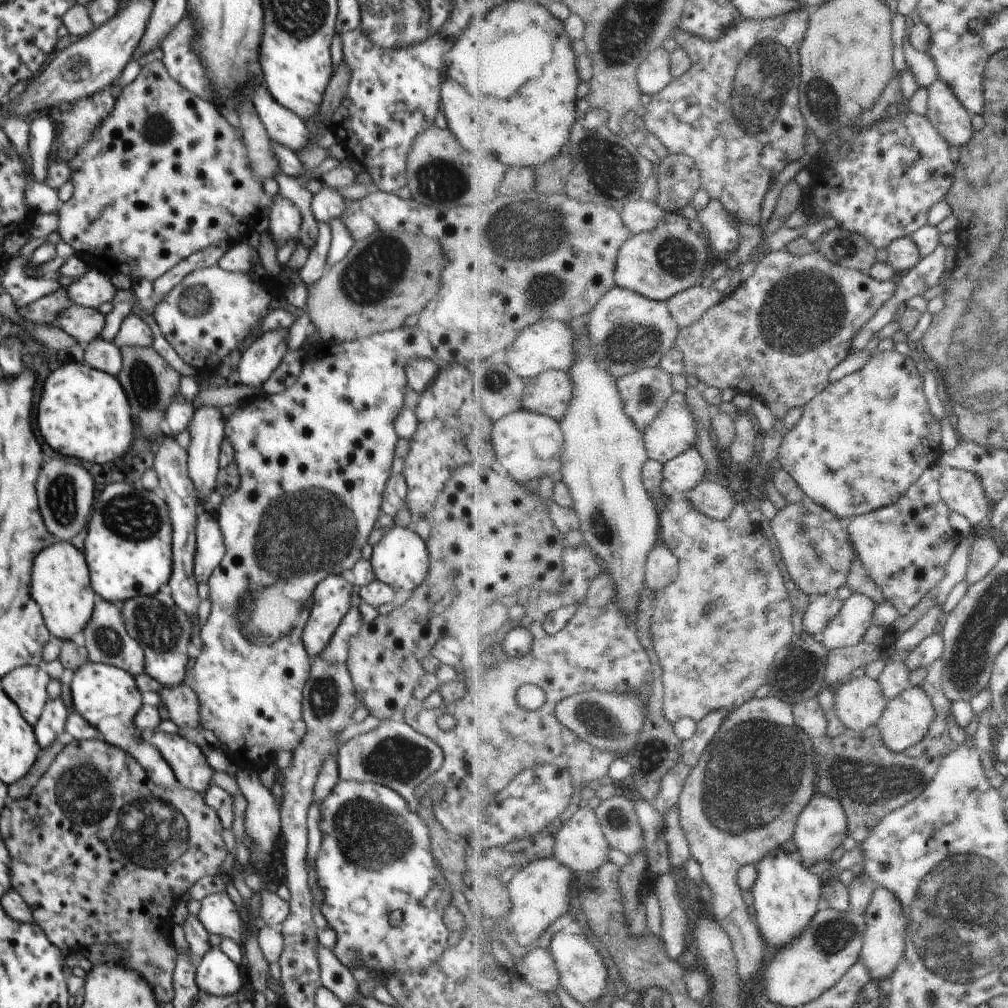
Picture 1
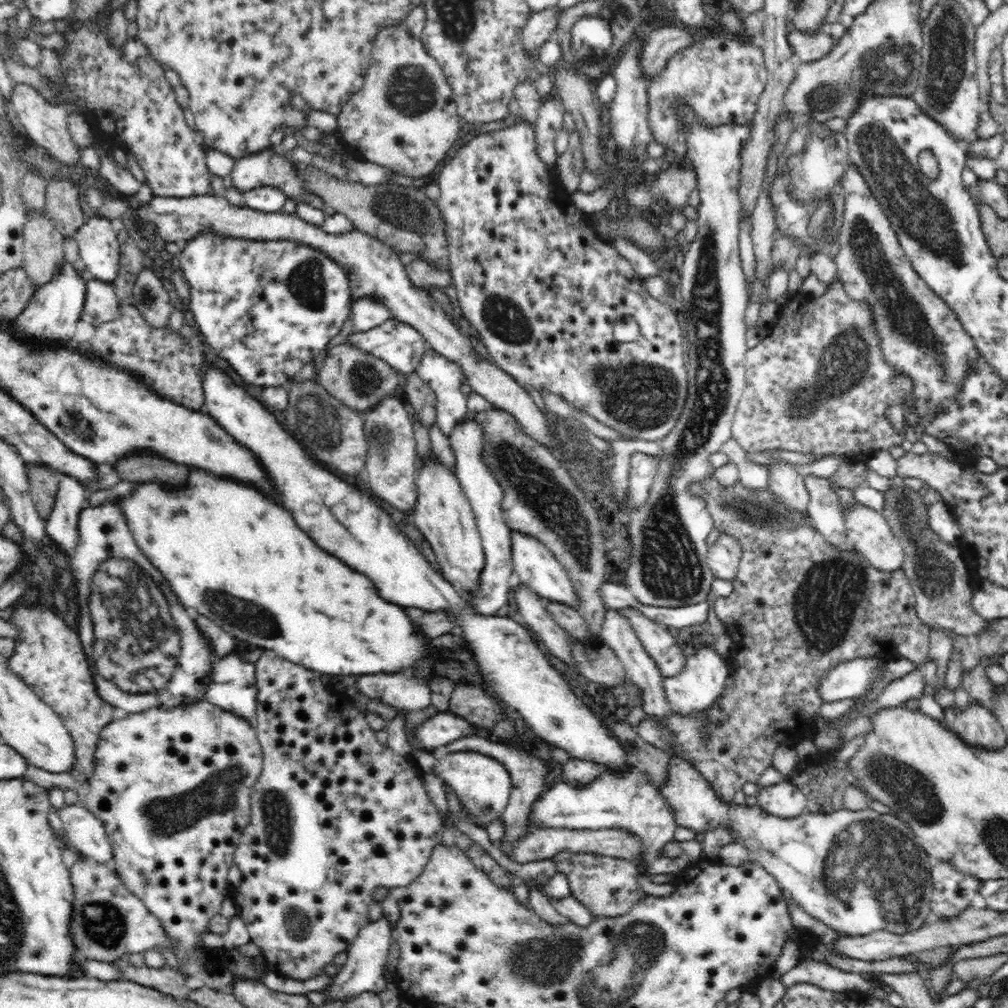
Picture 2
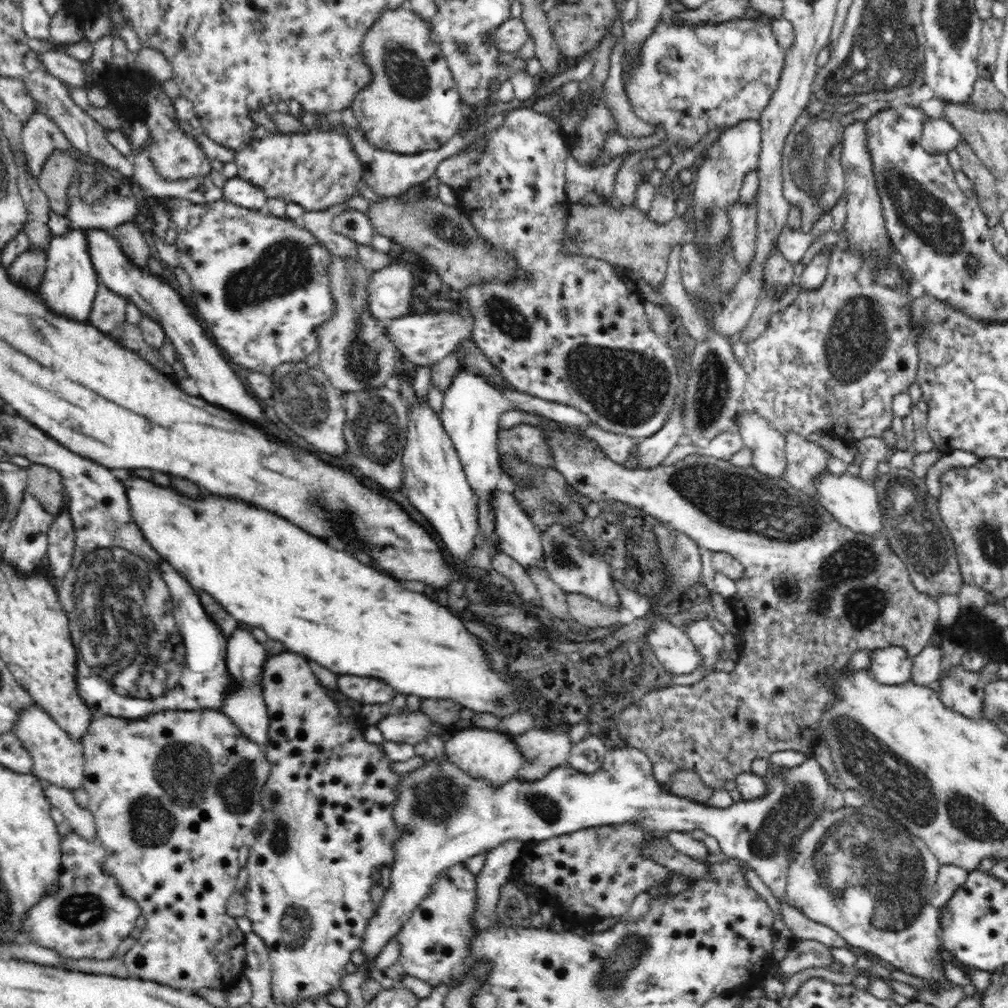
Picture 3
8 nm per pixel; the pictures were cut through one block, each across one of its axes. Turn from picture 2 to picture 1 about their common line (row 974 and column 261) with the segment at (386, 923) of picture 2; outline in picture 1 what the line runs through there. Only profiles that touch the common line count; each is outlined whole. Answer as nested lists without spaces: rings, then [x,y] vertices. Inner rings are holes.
[[[274,329],[258,336],[245,351],[239,362],[240,383],[262,386],[265,380],[282,362],[288,350],[289,329]]]

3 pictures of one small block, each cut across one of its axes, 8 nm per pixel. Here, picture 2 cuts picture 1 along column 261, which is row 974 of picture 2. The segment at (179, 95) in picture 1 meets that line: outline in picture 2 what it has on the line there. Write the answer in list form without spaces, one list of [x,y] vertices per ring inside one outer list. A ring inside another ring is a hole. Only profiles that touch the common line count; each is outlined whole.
[[[196,700],[176,708],[148,708],[144,712],[132,713],[126,718],[109,722],[100,731],[99,741],[95,750],[95,762],[92,774],[87,780],[89,792],[84,806],[102,821],[110,846],[112,847],[112,868],[127,890],[134,894],[148,908],[148,911],[162,923],[166,937],[172,943],[172,952],[176,954],[181,964],[179,972],[185,977],[204,976],[214,974],[226,966],[225,960],[230,950],[224,948],[209,949],[203,944],[203,934],[208,933],[208,926],[213,917],[221,911],[221,905],[228,893],[228,870],[234,865],[236,845],[240,840],[240,834],[248,822],[250,822],[252,786],[260,776],[263,769],[263,752],[261,744],[255,735],[253,723],[245,718],[225,711],[219,706],[206,700]],[[199,957],[207,958],[206,963],[200,963]]]

